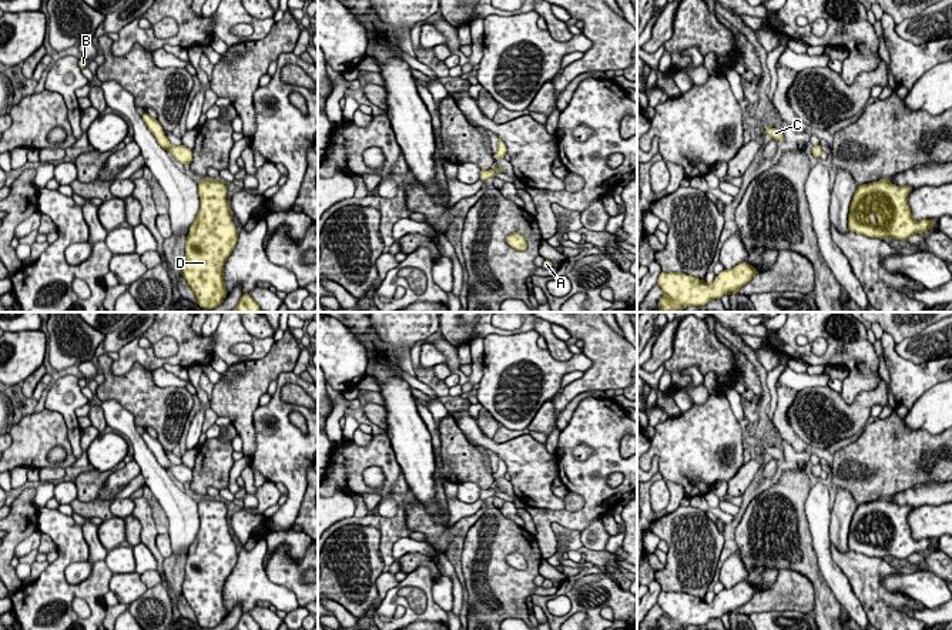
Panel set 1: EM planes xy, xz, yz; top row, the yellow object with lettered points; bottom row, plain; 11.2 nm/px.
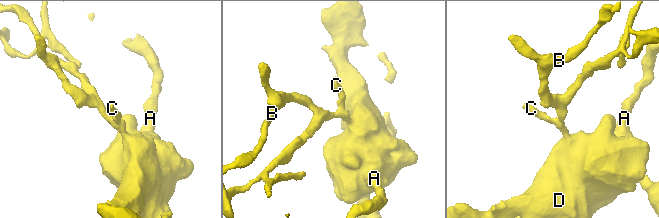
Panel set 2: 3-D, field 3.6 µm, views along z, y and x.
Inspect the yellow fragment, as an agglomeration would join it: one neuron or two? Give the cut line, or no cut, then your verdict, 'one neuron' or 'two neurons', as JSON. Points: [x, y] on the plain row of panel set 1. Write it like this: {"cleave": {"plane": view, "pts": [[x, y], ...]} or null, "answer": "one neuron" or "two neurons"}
{"cleave": null, "answer": "one neuron"}

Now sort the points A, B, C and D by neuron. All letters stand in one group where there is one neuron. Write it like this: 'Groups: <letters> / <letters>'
Groups: A B C D

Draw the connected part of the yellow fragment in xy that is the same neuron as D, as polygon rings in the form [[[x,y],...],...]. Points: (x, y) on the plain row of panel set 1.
[[[198,500],[200,529],[190,546],[181,594],[191,606],[201,627],[212,629],[224,621],[224,584],[232,573],[238,553],[224,500]]]

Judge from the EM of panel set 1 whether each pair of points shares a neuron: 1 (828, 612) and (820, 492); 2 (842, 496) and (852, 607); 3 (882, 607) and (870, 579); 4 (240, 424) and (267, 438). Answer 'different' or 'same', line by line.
1: different
2: different
3: same
4: different

